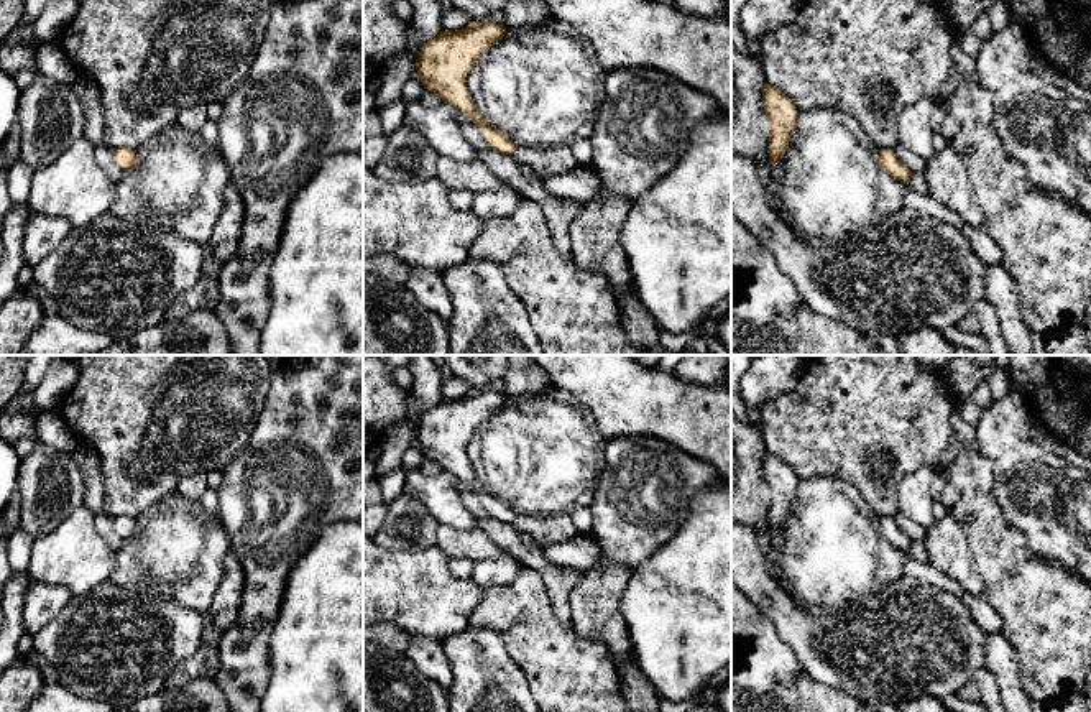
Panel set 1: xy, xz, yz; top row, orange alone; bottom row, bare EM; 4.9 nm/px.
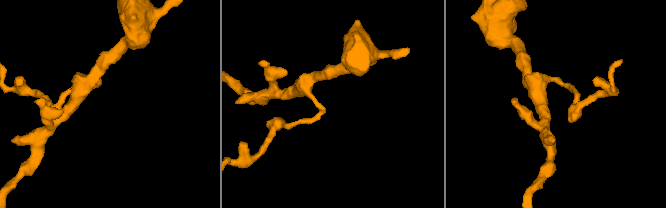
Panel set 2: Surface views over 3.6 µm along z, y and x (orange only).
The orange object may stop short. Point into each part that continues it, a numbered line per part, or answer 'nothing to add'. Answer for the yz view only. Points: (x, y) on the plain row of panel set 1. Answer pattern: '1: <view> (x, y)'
nothing to add

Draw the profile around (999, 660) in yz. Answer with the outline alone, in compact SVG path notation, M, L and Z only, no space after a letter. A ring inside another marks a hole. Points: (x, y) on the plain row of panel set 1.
M987 633L984 668L999 686L999 696L1007 712L1032 712L1020 687L1019 663L1010 643L1001 633Z

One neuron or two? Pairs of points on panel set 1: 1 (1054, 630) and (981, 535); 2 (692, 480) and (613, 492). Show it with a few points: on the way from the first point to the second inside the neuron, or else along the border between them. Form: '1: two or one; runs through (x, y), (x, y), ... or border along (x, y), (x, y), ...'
1: one; runs through (1037, 607), (1006, 576), (1003, 558)
2: one; runs through (672, 480), (654, 482), (643, 492), (633, 492)

